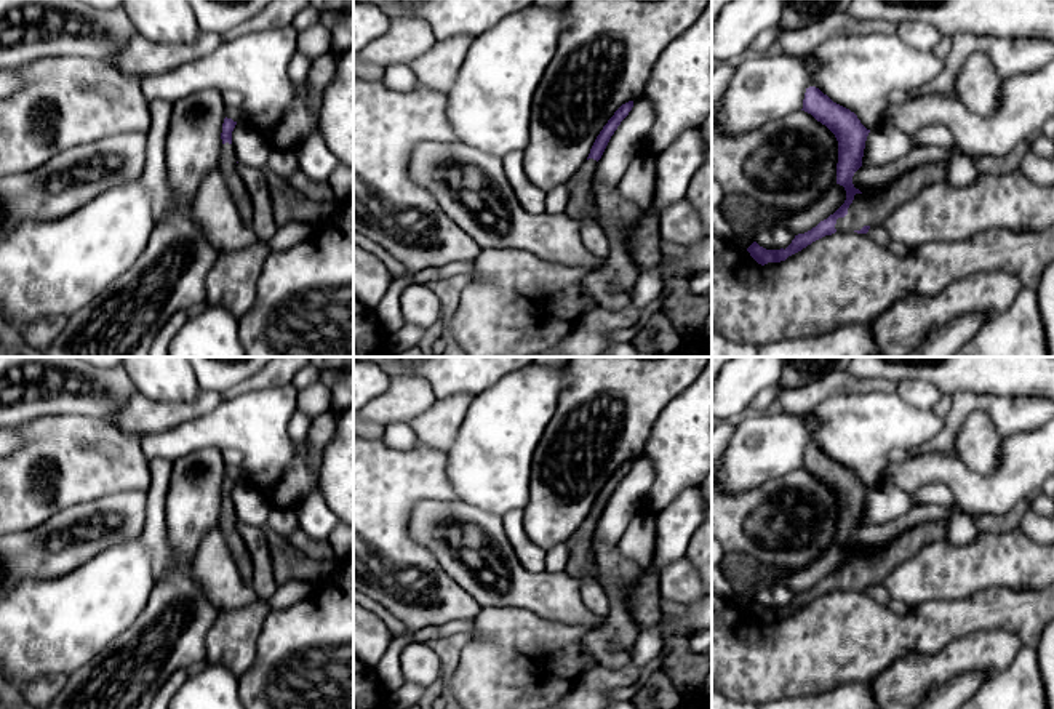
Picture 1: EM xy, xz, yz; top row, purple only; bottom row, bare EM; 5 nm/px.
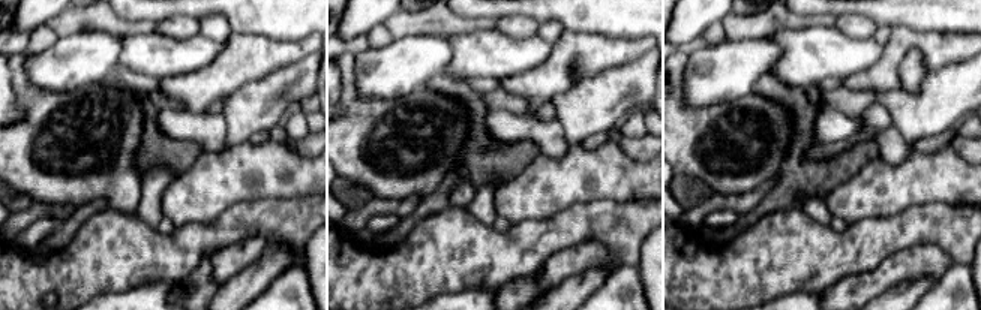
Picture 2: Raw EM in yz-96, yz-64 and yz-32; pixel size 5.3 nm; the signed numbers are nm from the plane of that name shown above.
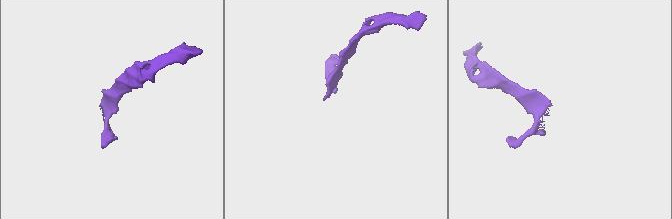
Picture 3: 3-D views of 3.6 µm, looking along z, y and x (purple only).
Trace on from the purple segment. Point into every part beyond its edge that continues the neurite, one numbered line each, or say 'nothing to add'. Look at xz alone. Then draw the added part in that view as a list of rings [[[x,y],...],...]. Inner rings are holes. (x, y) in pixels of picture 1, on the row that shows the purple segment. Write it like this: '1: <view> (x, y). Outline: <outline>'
1: xz (581, 204). Outline: [[[589,158],[568,181],[569,197],[565,214],[573,219],[593,218],[600,222],[595,197],[592,192],[592,181],[598,162]]]

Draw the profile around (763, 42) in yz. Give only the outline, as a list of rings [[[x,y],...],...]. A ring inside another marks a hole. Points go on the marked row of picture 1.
[[[765,30],[752,42],[750,48],[757,54],[768,54],[776,38],[777,38],[776,30]]]

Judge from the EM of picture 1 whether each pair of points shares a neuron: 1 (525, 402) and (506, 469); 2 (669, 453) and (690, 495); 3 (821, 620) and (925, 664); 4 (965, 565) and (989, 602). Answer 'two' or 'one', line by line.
1: one
2: two
3: two
4: two

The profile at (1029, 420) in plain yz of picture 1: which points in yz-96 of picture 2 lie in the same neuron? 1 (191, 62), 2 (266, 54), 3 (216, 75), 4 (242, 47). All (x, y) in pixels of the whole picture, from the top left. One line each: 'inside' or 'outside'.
1: outside
2: inside
3: inside
4: inside

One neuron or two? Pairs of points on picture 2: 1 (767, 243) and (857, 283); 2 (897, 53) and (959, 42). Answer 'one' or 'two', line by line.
1: two
2: one

